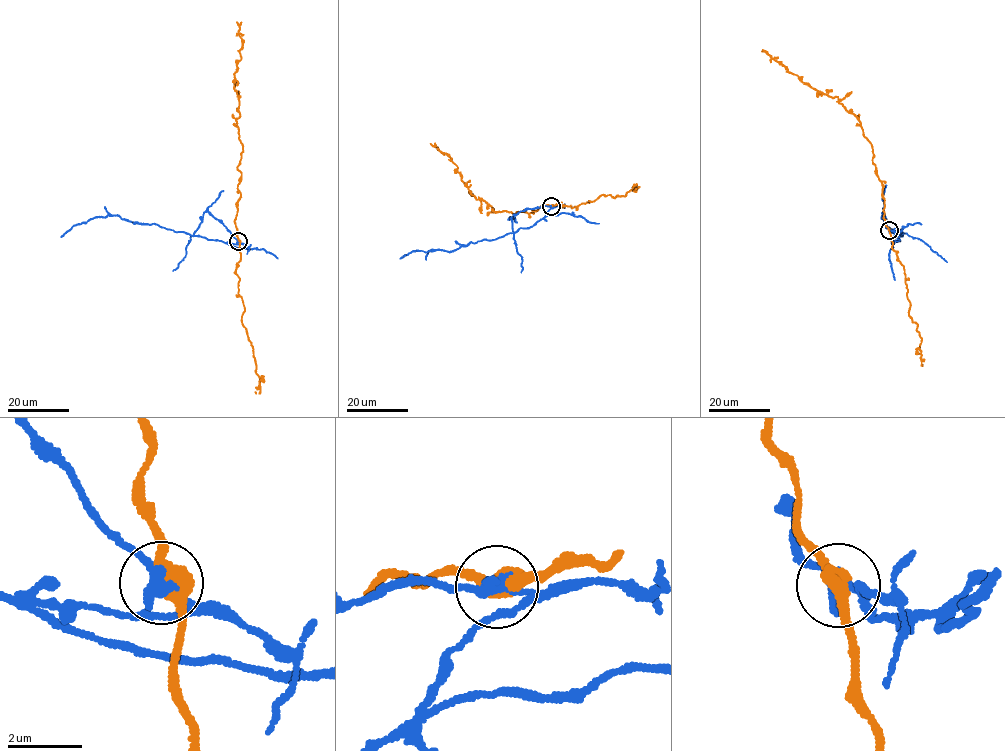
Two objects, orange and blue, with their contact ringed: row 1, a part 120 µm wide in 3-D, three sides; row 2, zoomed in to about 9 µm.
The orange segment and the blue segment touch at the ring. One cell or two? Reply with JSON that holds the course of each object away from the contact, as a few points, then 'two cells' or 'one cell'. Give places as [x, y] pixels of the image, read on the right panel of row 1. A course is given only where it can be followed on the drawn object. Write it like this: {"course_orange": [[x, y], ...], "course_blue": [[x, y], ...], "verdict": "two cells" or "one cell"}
{"course_orange": [[889, 230], [882, 183], [858, 119], [838, 98], [805, 84], [761, 51]], "course_blue": [[889, 230], [902, 232], [897, 239], [899, 240], [891, 243], [888, 254], [894, 280]], "verdict": "two cells"}

